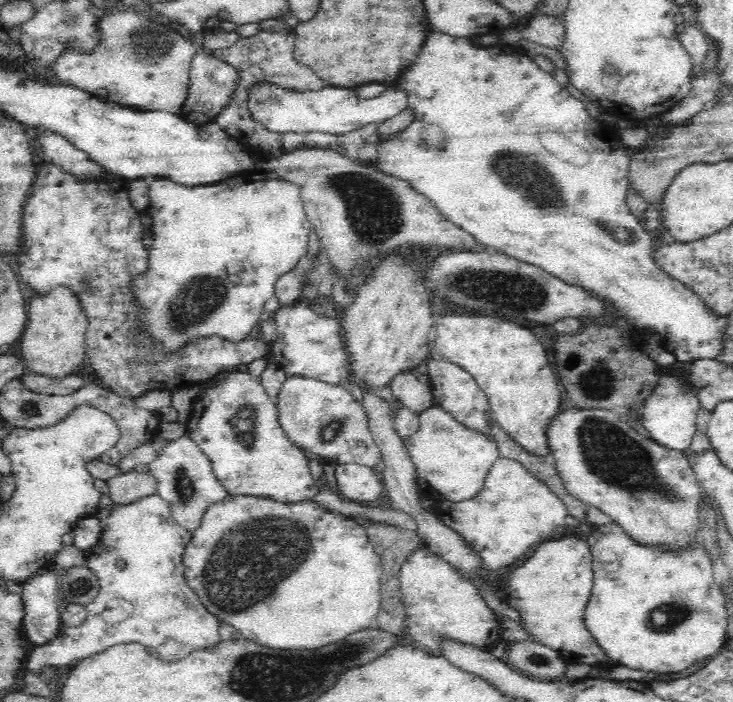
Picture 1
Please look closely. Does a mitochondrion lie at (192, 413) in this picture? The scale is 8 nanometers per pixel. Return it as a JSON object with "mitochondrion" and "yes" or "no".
{"mitochondrion":"no"}

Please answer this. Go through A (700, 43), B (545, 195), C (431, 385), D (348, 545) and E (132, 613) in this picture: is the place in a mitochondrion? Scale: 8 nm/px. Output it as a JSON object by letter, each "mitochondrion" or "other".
{"A":"other","B":"mitochondrion","C":"other","D":"other","E":"other"}

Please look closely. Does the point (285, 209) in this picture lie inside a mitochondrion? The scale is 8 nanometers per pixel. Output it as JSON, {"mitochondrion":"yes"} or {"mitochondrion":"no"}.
{"mitochondrion":"no"}

